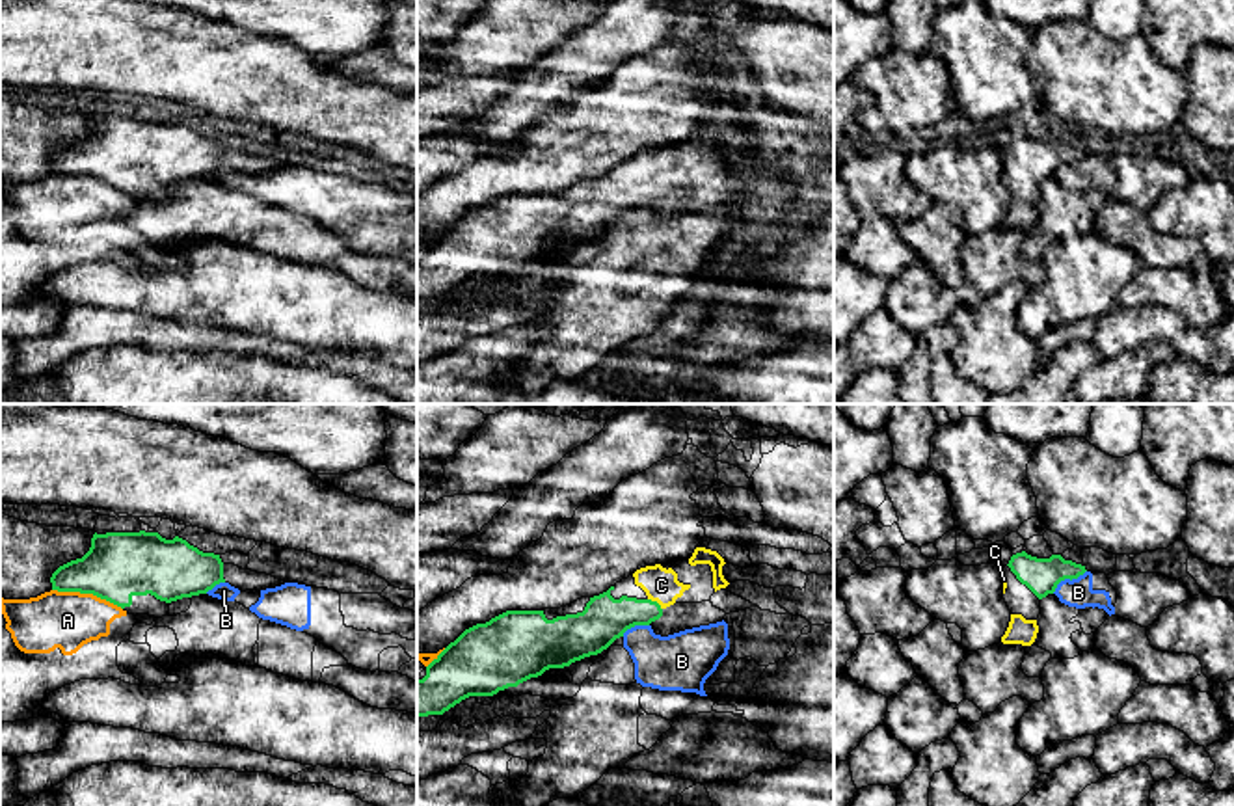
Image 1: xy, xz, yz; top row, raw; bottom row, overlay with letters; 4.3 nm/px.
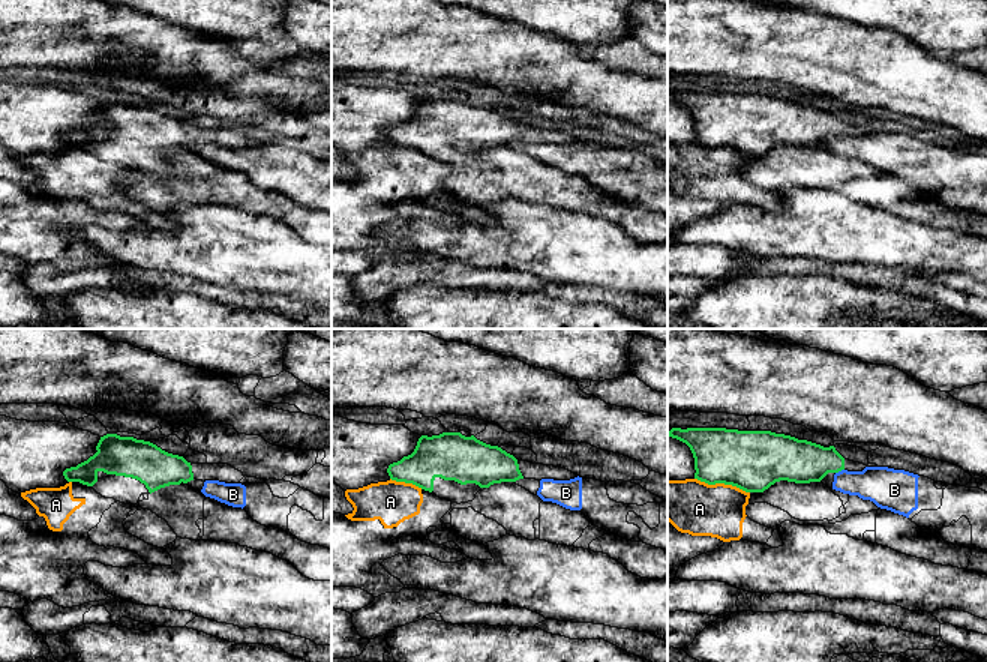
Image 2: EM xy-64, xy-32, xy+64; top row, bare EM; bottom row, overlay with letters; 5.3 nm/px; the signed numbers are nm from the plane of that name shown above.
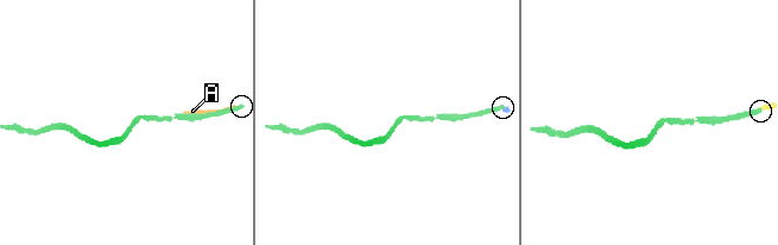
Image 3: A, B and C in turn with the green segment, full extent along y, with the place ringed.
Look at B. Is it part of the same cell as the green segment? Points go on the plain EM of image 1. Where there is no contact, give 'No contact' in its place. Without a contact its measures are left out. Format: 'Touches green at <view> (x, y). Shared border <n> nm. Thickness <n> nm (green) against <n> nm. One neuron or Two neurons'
Touches green at yz (1067, 161). Shared border 180 nm. Thickness 160 nm (green) against 130 nm. Two neurons

